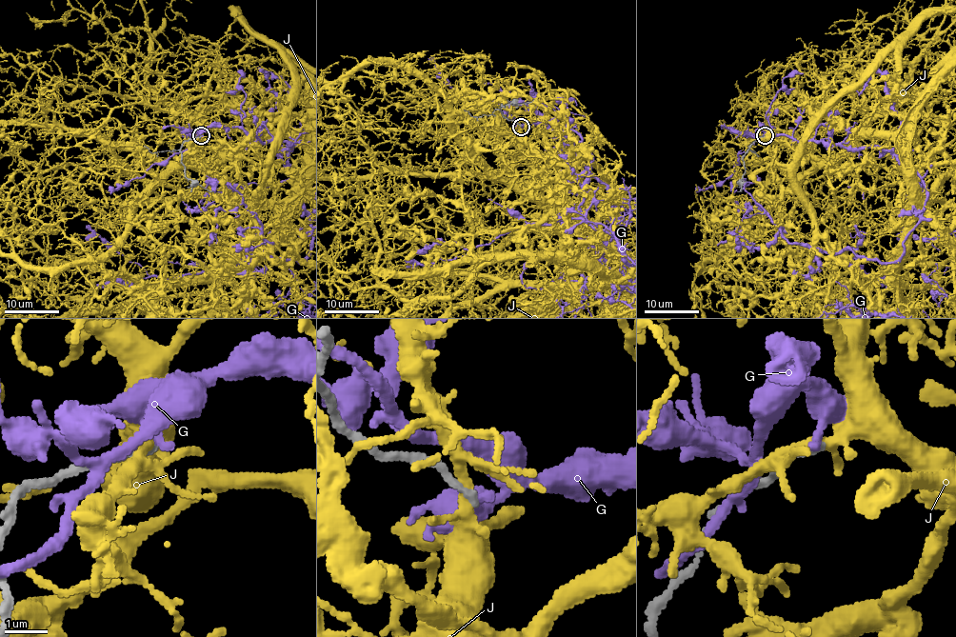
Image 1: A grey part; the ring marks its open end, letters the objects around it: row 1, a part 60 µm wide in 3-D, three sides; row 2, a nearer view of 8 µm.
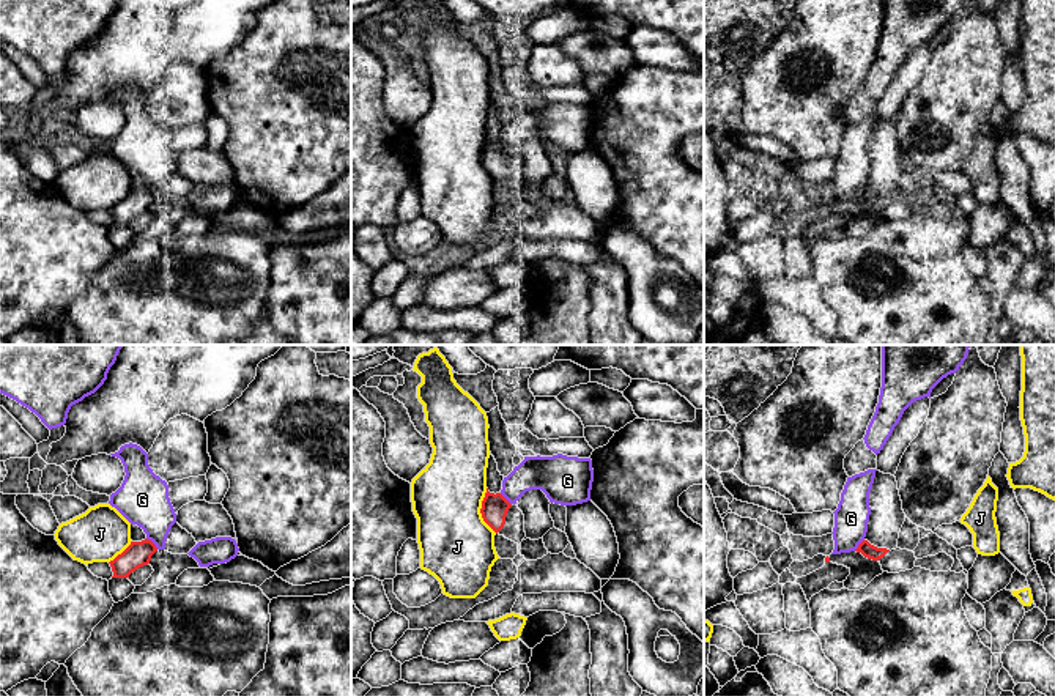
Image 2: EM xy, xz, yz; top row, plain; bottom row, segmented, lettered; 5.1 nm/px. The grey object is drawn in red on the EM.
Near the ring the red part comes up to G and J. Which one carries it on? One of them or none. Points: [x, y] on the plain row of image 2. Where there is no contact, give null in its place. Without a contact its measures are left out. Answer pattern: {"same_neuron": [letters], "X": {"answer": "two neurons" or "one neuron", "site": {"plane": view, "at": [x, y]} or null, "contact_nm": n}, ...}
{"same_neuron": [], "G": {"answer": "two neurons", "site": {"plane": "xy", "at": [153, 191]}, "contact_nm": 90}, "J": {"answer": "two neurons", "site": {"plane": "xz", "at": [481, 158]}, "contact_nm": 240}}

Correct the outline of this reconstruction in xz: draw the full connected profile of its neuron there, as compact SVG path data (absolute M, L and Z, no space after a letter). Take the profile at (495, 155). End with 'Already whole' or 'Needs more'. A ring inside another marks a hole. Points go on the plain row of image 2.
M487 135L480 156L483 168L499 183L521 191L526 184L524 162L516 151L510 151L501 140L490 140Z. Needs more

